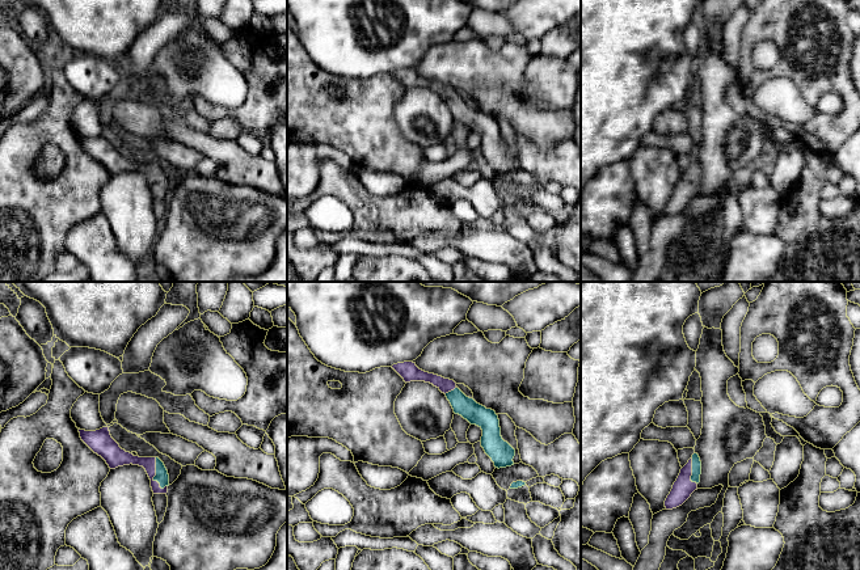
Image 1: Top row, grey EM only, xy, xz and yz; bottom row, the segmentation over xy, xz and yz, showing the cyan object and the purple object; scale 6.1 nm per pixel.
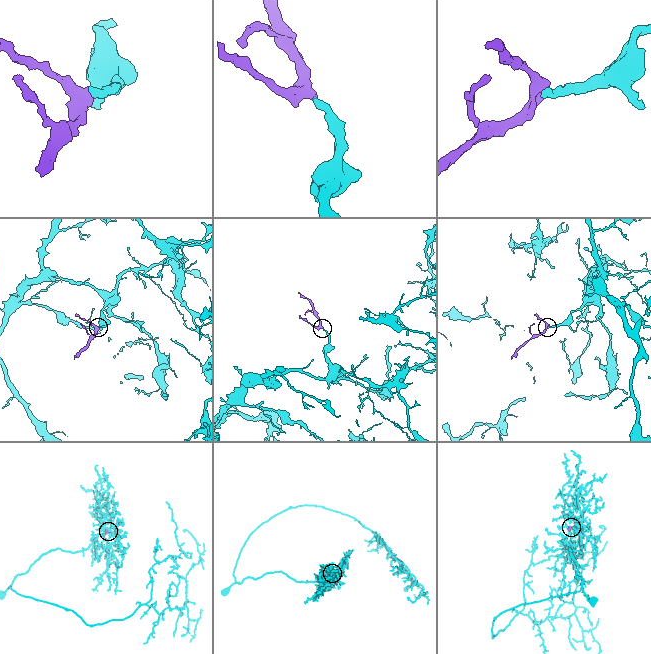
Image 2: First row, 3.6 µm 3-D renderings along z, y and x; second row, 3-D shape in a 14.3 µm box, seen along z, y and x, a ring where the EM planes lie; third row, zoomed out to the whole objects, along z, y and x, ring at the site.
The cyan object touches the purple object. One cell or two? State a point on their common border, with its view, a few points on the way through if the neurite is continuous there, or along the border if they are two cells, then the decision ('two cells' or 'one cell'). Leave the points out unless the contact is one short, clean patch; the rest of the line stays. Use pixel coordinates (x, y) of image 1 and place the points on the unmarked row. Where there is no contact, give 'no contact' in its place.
contact xy (156, 180); way xy (161, 182), (156, 180), (144, 168), (119, 164); one cell

